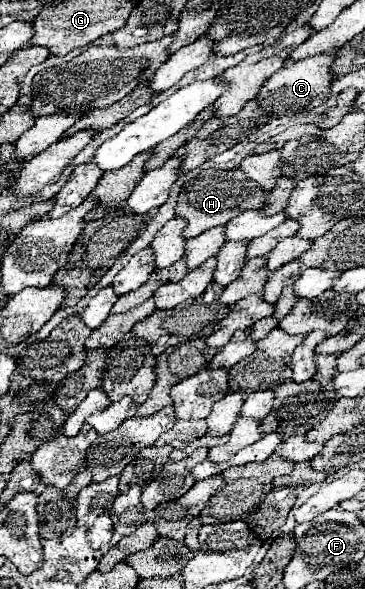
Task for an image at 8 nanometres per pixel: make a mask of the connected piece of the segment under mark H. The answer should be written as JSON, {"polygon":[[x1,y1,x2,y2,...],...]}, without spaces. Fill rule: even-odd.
{"polygon":[[205,169,201,173,197,173,197,177,191,177,181,187,175,215,187,221,185,239,189,239,189,237,195,237,211,227,225,225,231,217,235,217,247,209,259,209,265,203,265,197,267,197,267,191,259,189,239,169,231,169,231,171]]}

